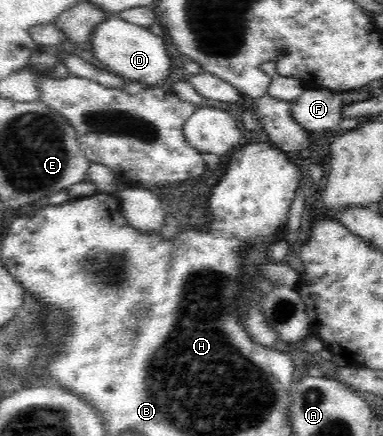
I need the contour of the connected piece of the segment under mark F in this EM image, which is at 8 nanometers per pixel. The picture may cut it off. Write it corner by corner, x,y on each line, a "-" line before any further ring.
307,89
299,98
290,101
291,115
312,135
330,130
333,132
342,116
341,93
329,89

